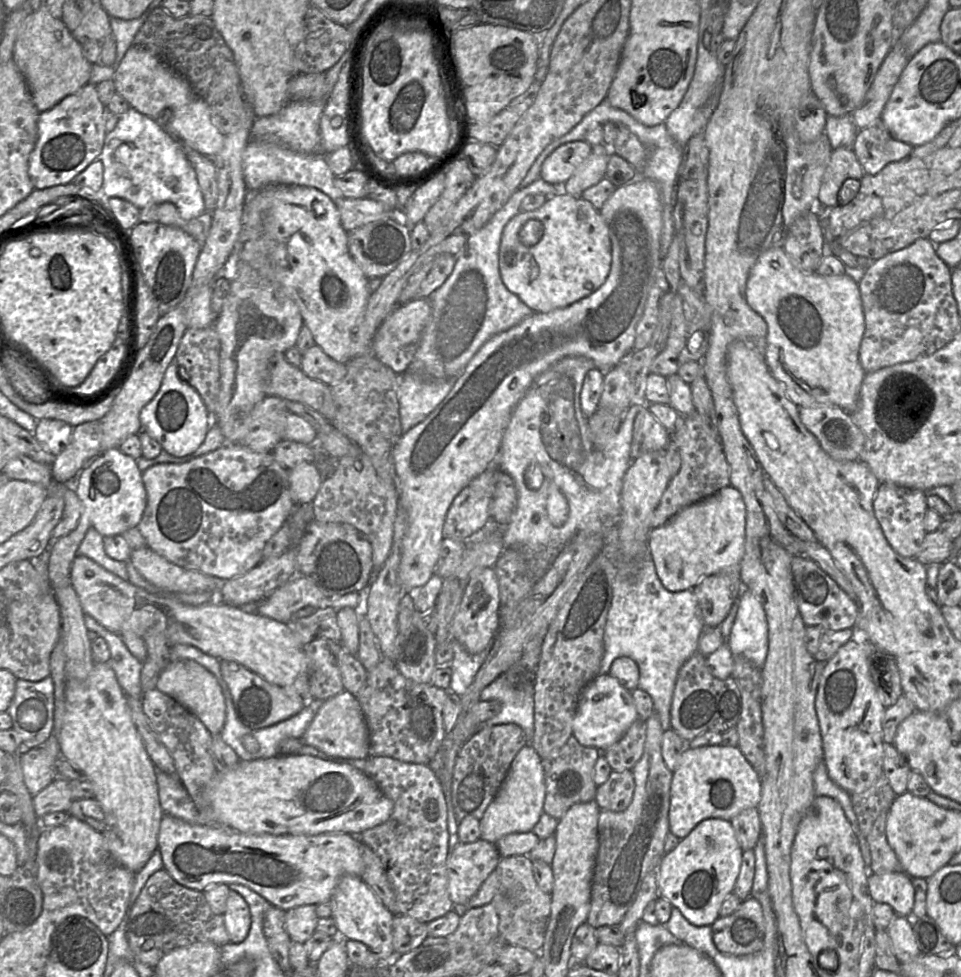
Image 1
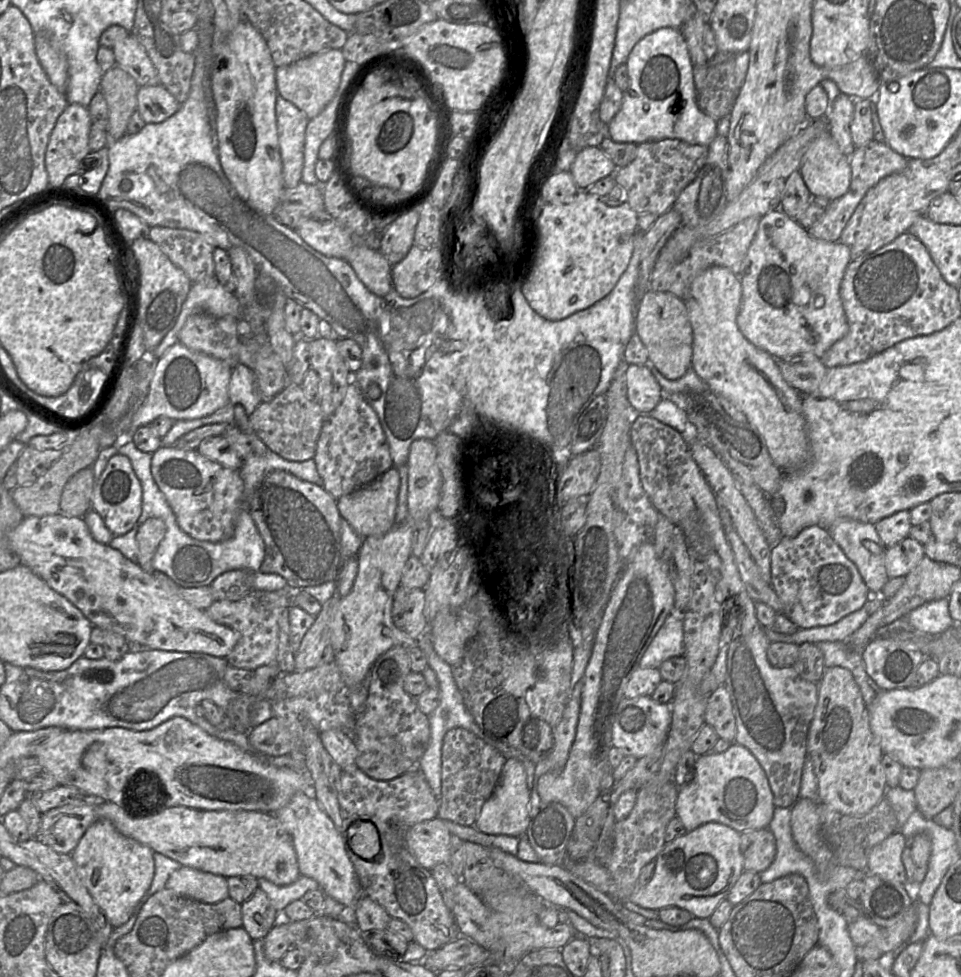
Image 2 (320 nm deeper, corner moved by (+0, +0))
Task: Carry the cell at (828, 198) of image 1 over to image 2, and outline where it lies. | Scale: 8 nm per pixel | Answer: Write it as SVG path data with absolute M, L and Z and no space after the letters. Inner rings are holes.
M840 93L831 102L825 118L828 121L828 130L836 141L840 150L850 157L855 150L851 136L851 122L854 115L855 100L846 94Z

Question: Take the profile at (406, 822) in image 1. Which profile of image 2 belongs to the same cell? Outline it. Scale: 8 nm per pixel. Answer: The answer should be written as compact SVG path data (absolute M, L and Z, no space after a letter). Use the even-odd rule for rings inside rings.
M358 767L345 769L339 781L338 801L342 817L343 842L345 841L346 852L353 864L363 894L383 907L390 917L404 921L413 933L413 941L428 952L461 937L455 917L446 907L430 870L420 865L413 857L406 842L406 832L411 826L438 817L437 799L420 770L410 770L392 780L375 780ZM357 820L372 822L377 828L380 852L371 860L360 858L350 847L348 829Z

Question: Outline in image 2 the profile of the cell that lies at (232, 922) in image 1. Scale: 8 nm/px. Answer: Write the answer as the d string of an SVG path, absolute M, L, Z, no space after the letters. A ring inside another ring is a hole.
M260 888L241 904L241 914L242 927L252 940L263 939L281 919L281 914L272 906L267 894Z

